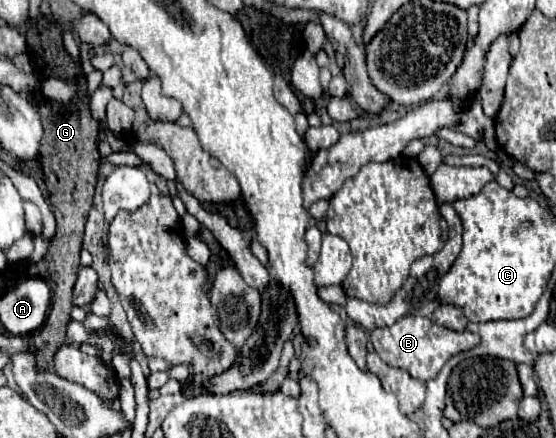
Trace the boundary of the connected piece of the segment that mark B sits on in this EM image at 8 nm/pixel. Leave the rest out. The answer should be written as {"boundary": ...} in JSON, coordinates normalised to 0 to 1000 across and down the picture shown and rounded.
{"boundary":[[[728,719],[721,724],[714,737],[707,737],[703,747],[689,747],[689,751],[674,751],[667,760],[667,783],[678,801],[678,811],[703,838],[718,838],[736,847],[739,861],[754,865],[754,870],[772,870],[775,861],[790,856],[790,842],[797,842],[797,833],[822,806],[851,797],[854,788],[862,788],[862,765],[833,756],[811,756],[800,751],[793,742],[782,742],[775,728],[768,724],[750,724],[750,719]]]}

